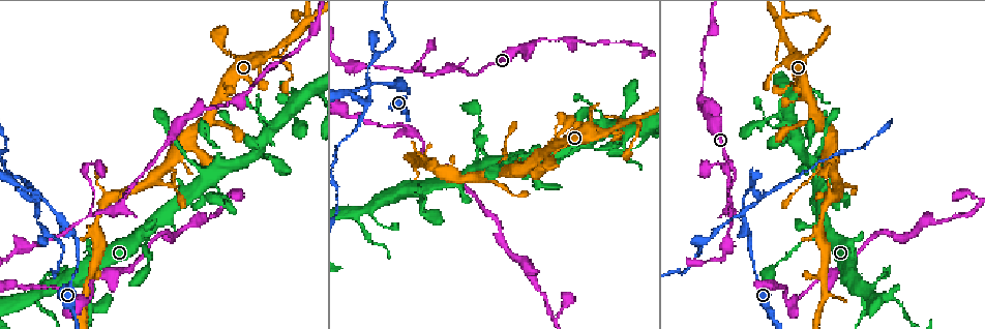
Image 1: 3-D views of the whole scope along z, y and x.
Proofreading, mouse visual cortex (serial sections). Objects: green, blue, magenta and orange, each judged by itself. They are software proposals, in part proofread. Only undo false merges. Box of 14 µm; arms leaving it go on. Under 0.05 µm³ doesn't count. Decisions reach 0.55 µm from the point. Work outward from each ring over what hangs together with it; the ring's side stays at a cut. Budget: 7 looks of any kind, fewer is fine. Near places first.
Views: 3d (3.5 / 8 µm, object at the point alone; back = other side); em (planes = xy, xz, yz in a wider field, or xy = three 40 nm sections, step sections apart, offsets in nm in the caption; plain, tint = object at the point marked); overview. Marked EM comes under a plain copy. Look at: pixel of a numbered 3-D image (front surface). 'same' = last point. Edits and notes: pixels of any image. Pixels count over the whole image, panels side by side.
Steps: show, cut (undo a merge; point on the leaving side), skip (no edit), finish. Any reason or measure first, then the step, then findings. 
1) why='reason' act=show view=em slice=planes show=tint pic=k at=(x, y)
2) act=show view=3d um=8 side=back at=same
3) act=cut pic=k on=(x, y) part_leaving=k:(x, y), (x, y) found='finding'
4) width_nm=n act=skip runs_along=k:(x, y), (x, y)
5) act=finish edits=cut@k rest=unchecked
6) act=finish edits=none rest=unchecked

why='side arm on a straight run' act=show view=3d um=3.5 side=back pic=1 at=(92, 212)

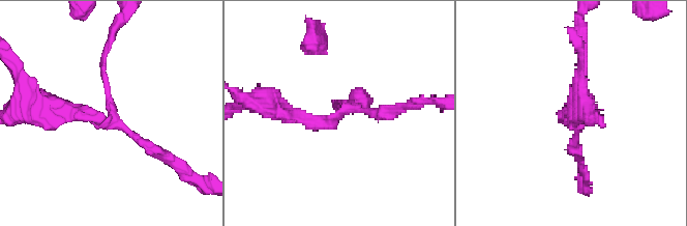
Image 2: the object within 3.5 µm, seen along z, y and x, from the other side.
arms=3 arm_widths_nm=100,150,300 why='need the tissue' act=show view=em slice=planes show=tint pic=2 at=(102, 124)

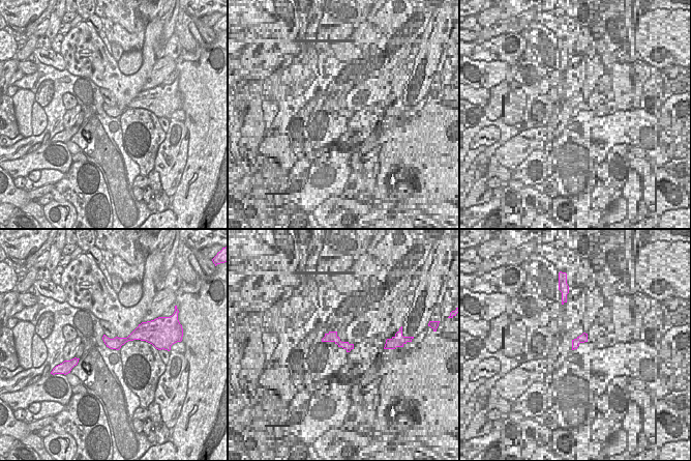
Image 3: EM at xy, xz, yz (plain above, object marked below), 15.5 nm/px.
act=skip found='one cell here'

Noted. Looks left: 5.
why='three-way junction' act=show view=3d um=3.5 side=back pic=1 at=(754, 183)

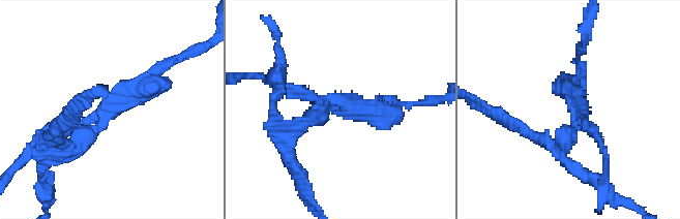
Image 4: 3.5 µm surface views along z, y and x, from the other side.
arms=3 arm_widths_nm=150,250,250 act=show view=em slice=xy step=2 show=tint pic=4 at=(576, 108)

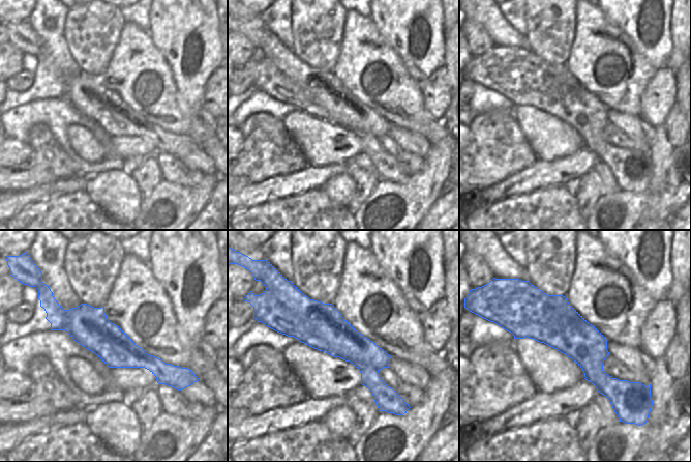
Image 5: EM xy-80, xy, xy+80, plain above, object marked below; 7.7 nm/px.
act=cut pic=4 on=(311, 122) part_leaving=4:(329, 104), (294, 128), (272, 104) found='two cells meet here'

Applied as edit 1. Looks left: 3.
act=show view=overview

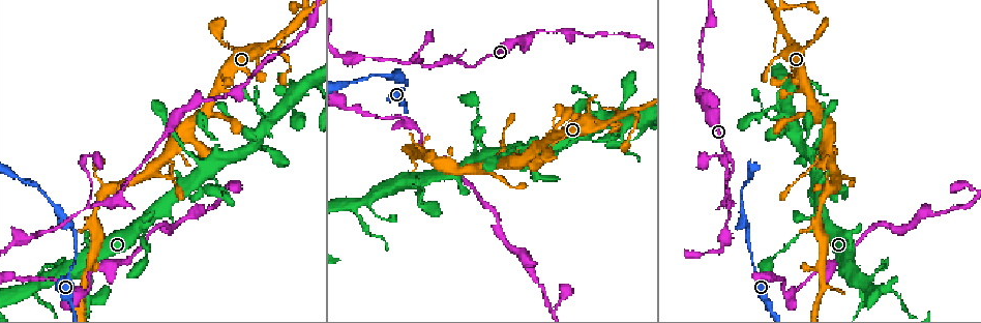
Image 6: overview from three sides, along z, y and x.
why='branch point' act=show view=3d um=3.5 side=back pic=6 at=(863, 294)

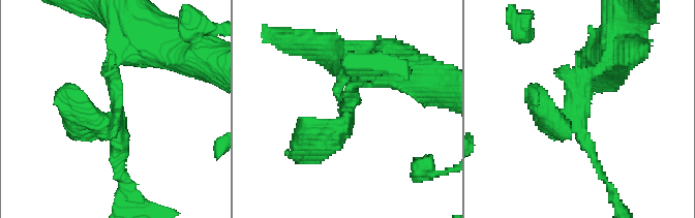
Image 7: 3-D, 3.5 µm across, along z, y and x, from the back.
act=show view=em slice=xy step=2 show=tint pic=7 at=(115, 109)

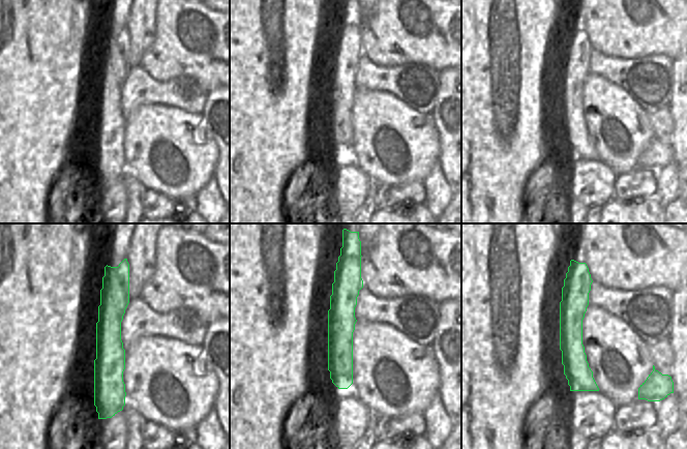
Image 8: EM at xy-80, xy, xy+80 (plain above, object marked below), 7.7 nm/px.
act=skip runs_along=7:(612, 55), (560, 128), (541, 105) found='continuous, no second cell'

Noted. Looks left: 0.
act=finish edits=cut@4 rest=unchecked

